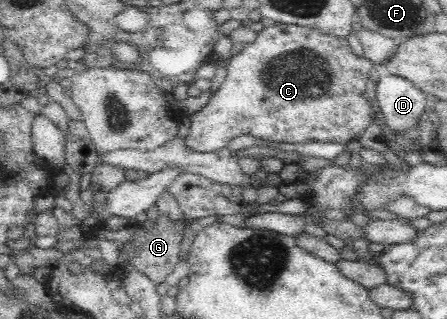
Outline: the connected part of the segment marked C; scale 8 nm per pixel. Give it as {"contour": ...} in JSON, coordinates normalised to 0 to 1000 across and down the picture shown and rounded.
{"contour":[[[617,72],[604,78],[591,94],[579,97],[573,122],[548,138],[541,160],[528,172],[519,172],[510,201],[510,235],[497,266],[481,285],[479,298],[468,310],[465,323],[450,335],[443,348],[425,357],[427,401],[421,414],[421,426],[414,429],[414,451],[430,470],[443,476],[479,476],[506,464],[506,455],[523,429],[535,423],[564,423],[575,433],[584,433],[602,442],[622,442],[635,448],[685,448],[685,445],[738,445],[765,451],[770,461],[787,442],[794,429],[810,423],[819,401],[834,382],[841,351],[841,332],[832,329],[812,292],[819,279],[819,263],[828,251],[828,216],[837,197],[828,191],[812,166],[808,172],[796,169],[792,154],[785,150],[779,119],[756,116],[740,103],[711,94],[711,88],[694,88],[694,82],[671,82],[667,75],[640,75]]]}

